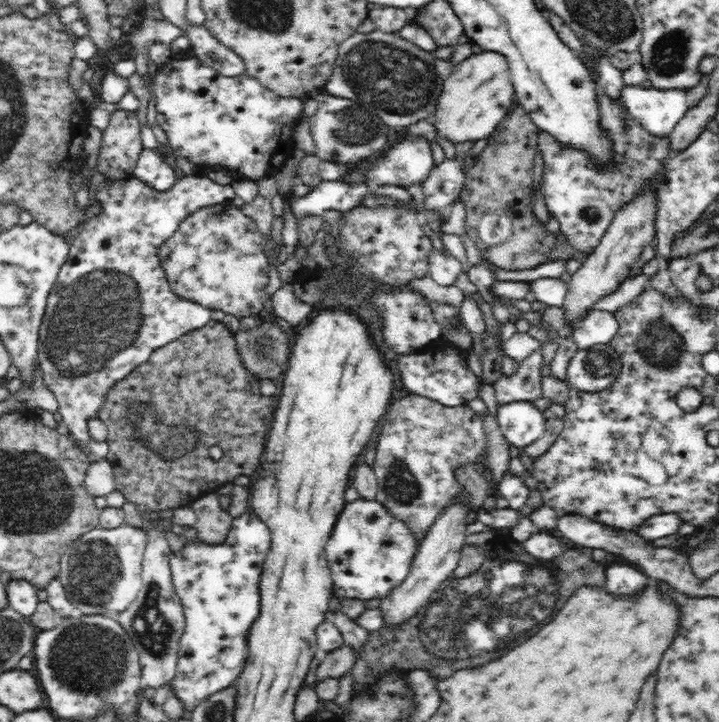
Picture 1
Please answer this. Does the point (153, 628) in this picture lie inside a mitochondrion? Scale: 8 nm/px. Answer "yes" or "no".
yes

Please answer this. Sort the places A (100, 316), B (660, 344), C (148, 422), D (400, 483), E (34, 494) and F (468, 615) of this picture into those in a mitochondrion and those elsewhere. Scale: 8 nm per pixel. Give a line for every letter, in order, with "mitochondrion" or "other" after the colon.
A: mitochondrion
B: mitochondrion
C: mitochondrion
D: mitochondrion
E: mitochondrion
F: mitochondrion

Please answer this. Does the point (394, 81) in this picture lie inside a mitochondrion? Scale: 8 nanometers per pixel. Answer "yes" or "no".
yes

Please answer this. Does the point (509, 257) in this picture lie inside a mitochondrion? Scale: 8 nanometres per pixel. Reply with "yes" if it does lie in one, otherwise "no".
no

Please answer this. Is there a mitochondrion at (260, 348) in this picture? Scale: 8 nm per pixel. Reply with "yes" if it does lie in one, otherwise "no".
yes

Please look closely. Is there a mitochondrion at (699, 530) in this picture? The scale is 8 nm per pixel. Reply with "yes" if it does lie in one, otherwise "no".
no

